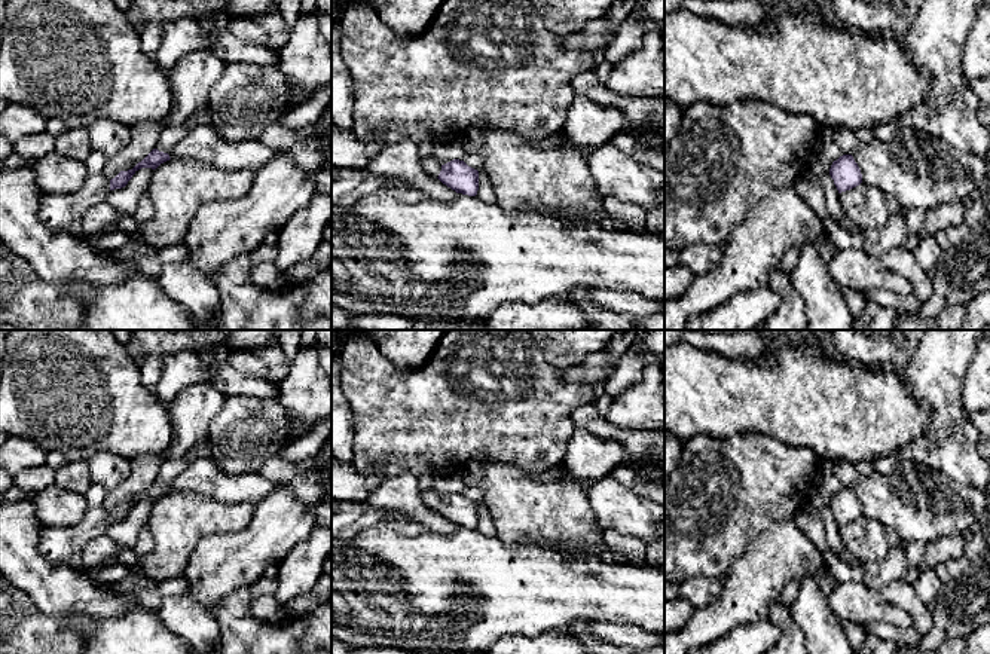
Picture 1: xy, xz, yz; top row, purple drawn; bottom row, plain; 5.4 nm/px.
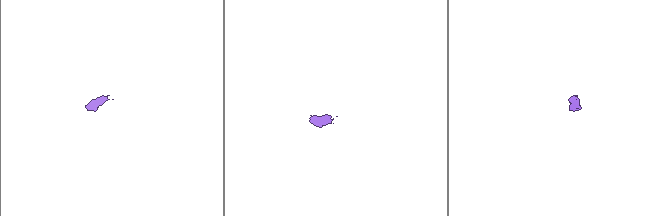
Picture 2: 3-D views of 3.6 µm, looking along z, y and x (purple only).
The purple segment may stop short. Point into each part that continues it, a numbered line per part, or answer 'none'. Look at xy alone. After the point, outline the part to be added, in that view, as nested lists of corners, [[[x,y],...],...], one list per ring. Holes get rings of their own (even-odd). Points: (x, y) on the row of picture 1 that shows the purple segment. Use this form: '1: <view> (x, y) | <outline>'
1: xy (202, 143) | [[[199,125],[181,138],[168,155],[171,159],[195,158],[211,162],[224,171],[247,169],[257,172],[278,152],[262,144],[259,140],[227,143],[213,126]]]
2: xy (57, 213) | [[[103,172],[88,175],[83,186],[71,193],[45,193],[39,218],[51,232],[67,230],[71,223],[82,221],[92,205],[106,202],[109,192],[110,180]]]

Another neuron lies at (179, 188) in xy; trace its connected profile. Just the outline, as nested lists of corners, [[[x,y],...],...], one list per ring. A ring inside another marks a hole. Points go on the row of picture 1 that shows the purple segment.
[[[195,158],[169,159],[152,174],[147,195],[153,217],[137,230],[143,242],[156,250],[183,242],[202,205],[238,199],[253,181],[254,172],[247,169],[224,171]]]

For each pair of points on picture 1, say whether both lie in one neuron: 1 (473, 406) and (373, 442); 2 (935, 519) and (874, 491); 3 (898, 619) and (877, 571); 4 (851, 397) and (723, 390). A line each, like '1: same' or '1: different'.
1: same
2: same
3: different
4: same

